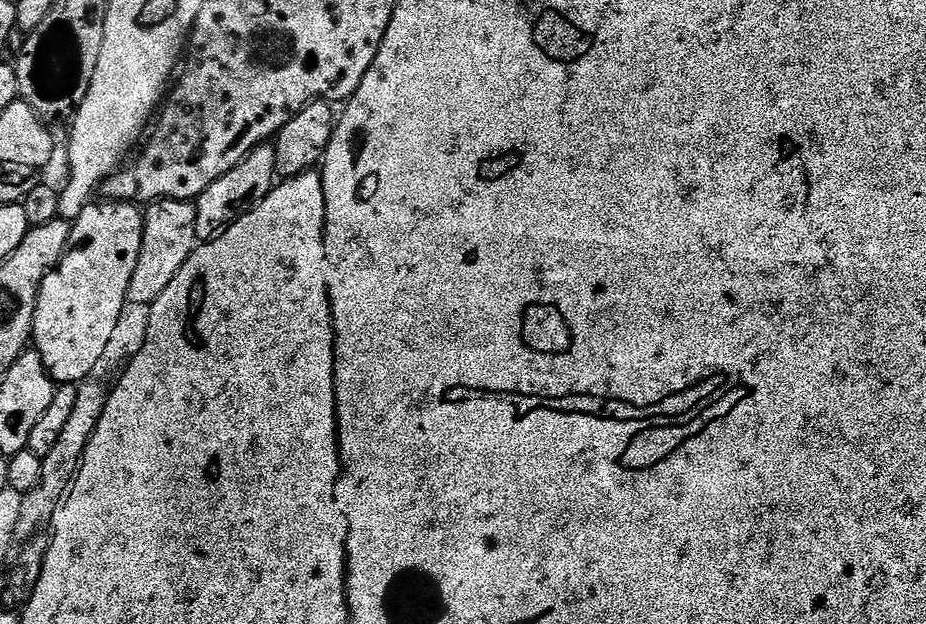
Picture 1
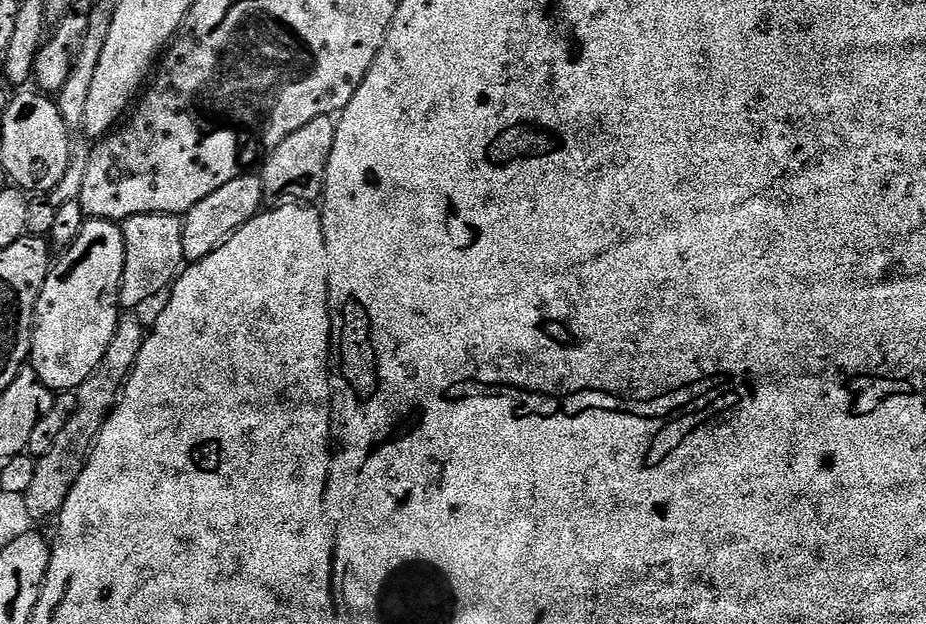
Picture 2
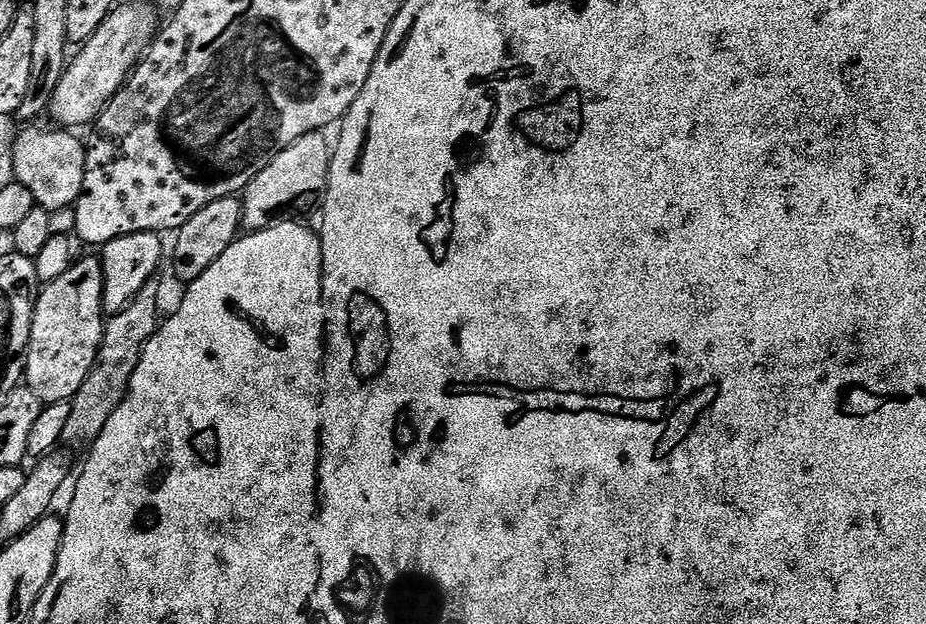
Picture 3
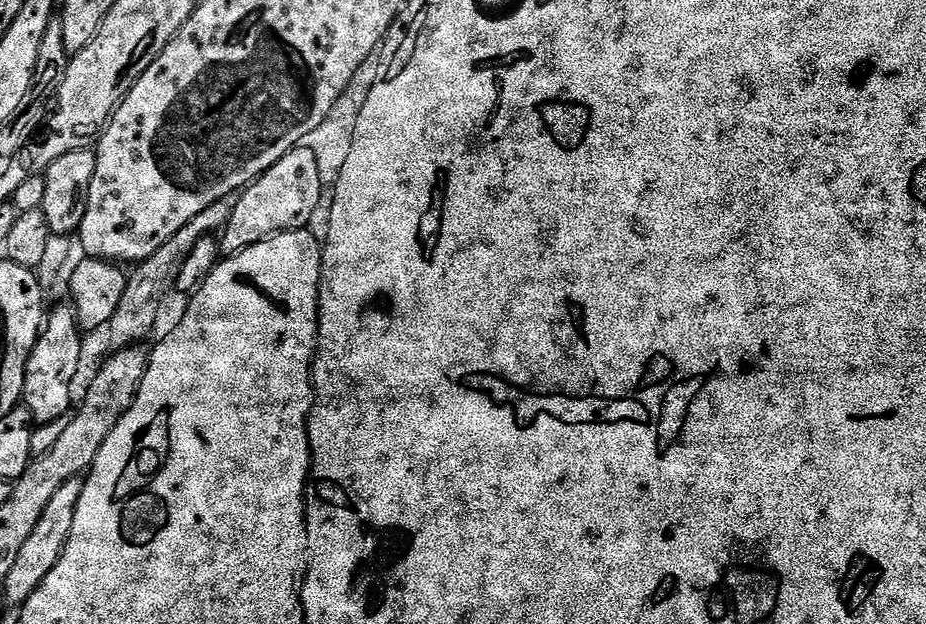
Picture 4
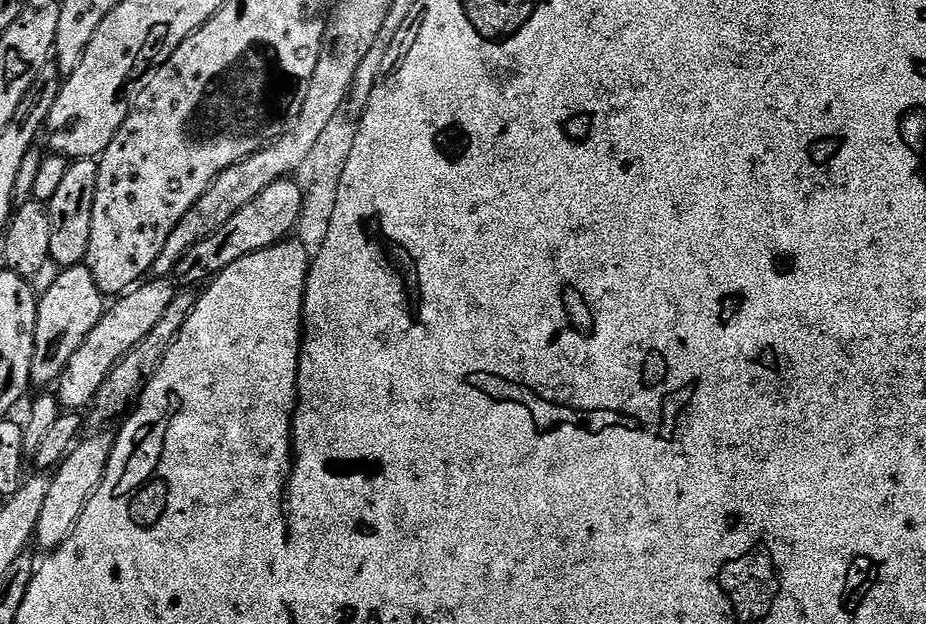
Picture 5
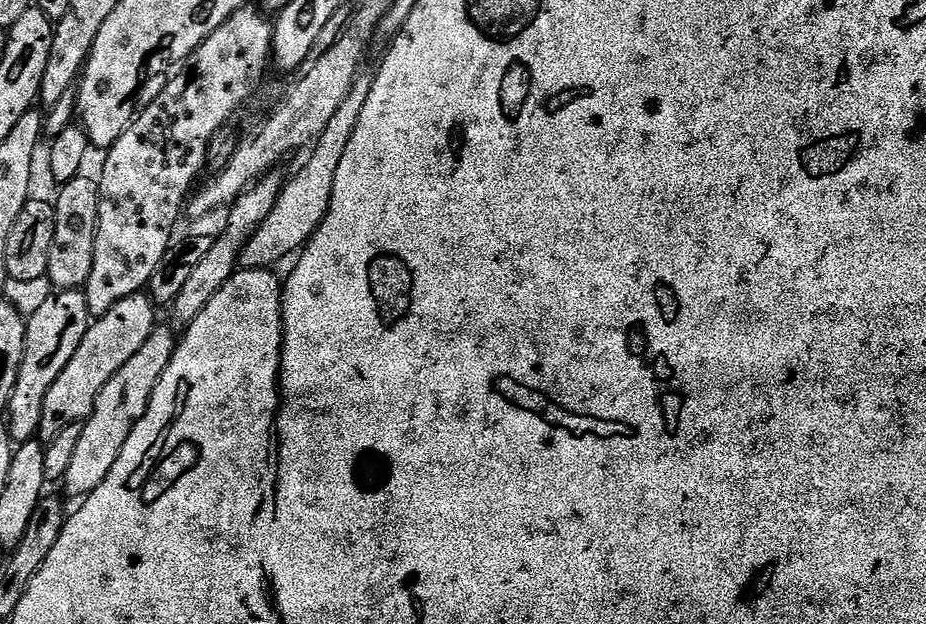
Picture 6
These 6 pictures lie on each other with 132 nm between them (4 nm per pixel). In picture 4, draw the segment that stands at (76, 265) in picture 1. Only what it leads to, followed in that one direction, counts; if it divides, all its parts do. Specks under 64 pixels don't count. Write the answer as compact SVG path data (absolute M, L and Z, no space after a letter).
M67 307L56 308L47 313L46 323L41 331L36 345L32 347L32 353L26 366L24 375L23 407L28 409L33 421L37 425L51 426L58 420L67 417L72 402L72 383L80 372L80 355L84 348L80 345L82 329L76 323L73 313Z

